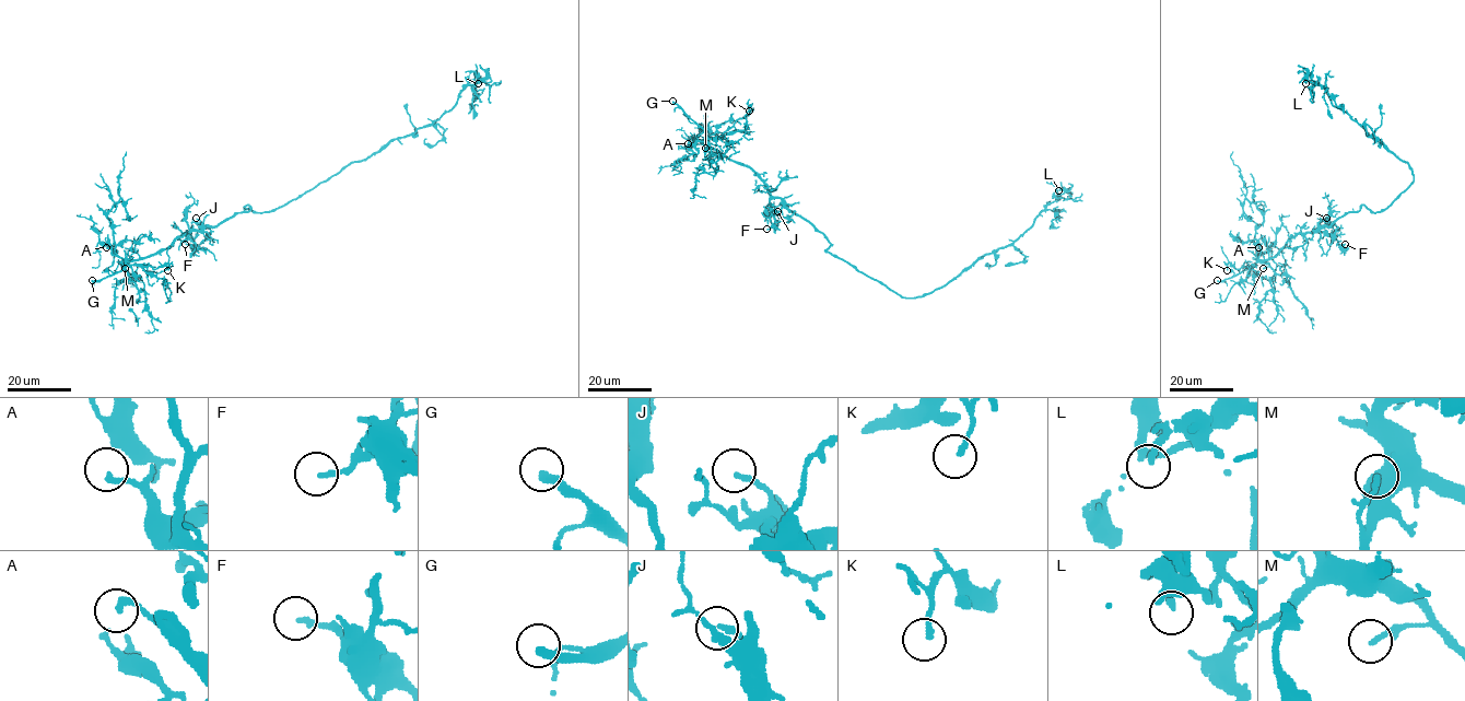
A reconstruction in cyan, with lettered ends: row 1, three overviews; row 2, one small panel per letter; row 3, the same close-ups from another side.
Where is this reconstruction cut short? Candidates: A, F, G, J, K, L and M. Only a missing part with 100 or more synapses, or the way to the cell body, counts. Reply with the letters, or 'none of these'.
G

